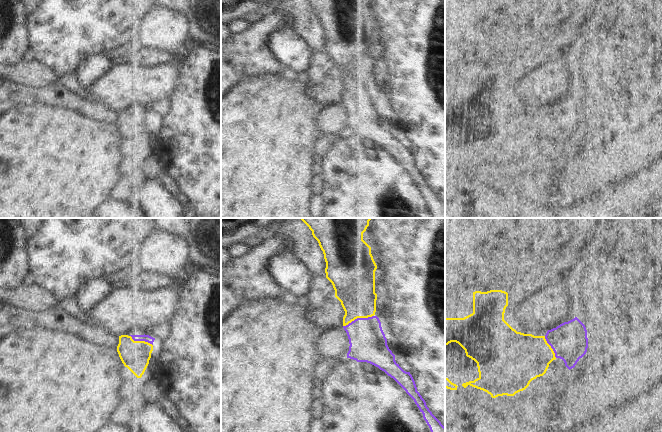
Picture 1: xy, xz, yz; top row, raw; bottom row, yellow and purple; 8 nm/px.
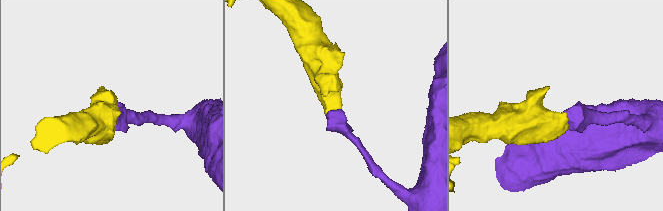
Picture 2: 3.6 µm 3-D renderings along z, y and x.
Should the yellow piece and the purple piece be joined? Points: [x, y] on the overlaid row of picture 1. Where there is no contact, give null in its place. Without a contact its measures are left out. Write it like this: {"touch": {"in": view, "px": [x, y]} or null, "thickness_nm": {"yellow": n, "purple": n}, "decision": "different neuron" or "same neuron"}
{"touch": {"in": "xz", "px": [358, 317]}, "thickness_nm": {"yellow": 320, "purple": 300}, "decision": "same neuron"}

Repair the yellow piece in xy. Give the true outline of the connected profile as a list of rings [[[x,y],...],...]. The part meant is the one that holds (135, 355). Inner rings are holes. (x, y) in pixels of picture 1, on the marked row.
[[[121,335],[117,352],[124,364],[137,378],[144,374],[151,353],[153,351],[153,342],[155,338],[149,335]]]

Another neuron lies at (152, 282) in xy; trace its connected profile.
[[[128,270],[118,279],[118,283],[130,288],[142,288],[150,292],[155,292],[179,285],[183,277],[183,274],[172,277],[159,273]]]

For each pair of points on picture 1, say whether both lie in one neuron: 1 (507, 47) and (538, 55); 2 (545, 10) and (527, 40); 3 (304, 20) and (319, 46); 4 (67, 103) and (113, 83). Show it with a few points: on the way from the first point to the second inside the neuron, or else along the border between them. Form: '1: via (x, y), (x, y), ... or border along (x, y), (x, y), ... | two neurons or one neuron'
1: border along (549, 46), (530, 47), (509, 68) | two neurons
2: border along (521, 26), (545, 27), (544, 38), (549, 45) | two neurons
3: via (307, 26), (316, 40) | one neuron
4: border along (86, 98), (94, 102), (103, 103), (108, 108) | two neurons

